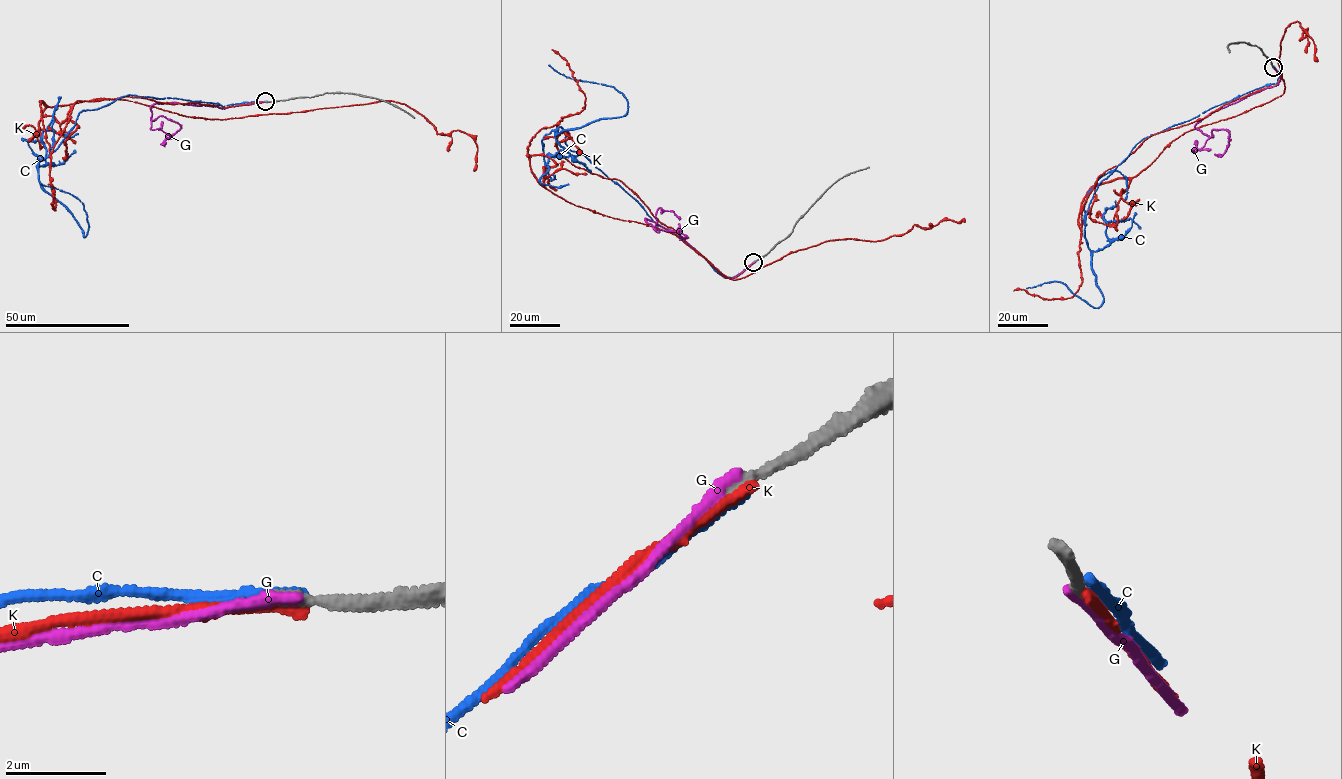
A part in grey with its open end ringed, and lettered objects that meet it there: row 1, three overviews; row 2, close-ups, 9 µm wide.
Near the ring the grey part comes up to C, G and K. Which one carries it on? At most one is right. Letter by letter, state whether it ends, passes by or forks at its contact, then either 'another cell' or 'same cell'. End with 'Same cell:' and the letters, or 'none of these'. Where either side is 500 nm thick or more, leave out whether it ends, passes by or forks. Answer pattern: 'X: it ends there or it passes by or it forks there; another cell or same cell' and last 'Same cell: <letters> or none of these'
C: it ends there; another cell
G: it ends there; another cell
K: it ends there; another cell
Same cell: none of these

